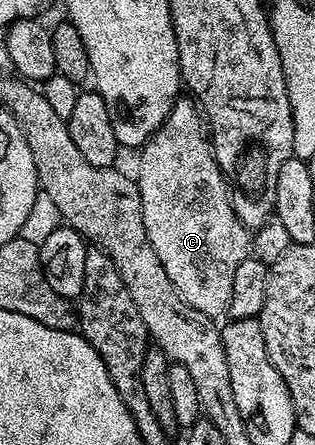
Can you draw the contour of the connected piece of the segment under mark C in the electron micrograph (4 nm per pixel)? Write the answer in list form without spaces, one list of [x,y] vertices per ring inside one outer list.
[[[186,98],[175,100],[169,117],[165,117],[163,124],[138,152],[137,182],[141,193],[141,213],[149,245],[153,245],[153,253],[157,253],[157,258],[161,260],[161,269],[169,273],[173,289],[177,289],[180,297],[193,309],[212,317],[223,317],[227,315],[229,297],[233,297],[233,276],[237,273],[237,265],[248,259],[253,239],[249,229],[241,225],[237,213],[233,213],[232,192],[215,160],[204,116],[200,108]]]

